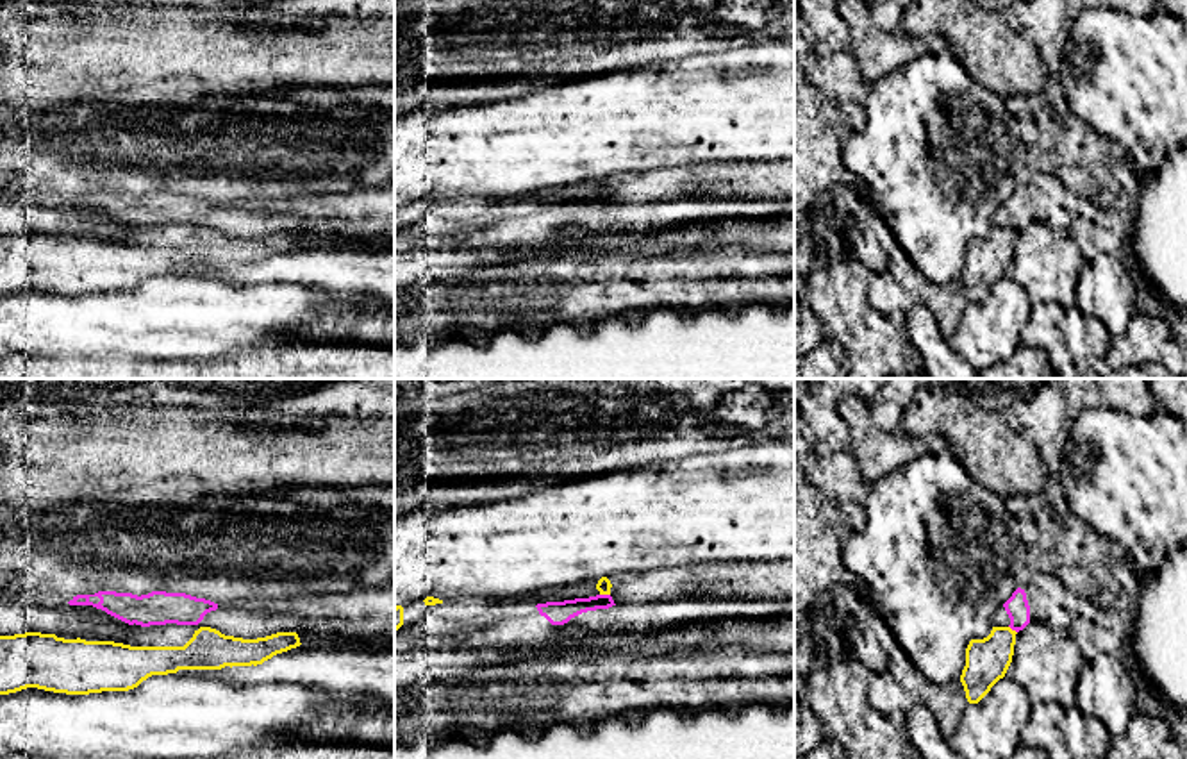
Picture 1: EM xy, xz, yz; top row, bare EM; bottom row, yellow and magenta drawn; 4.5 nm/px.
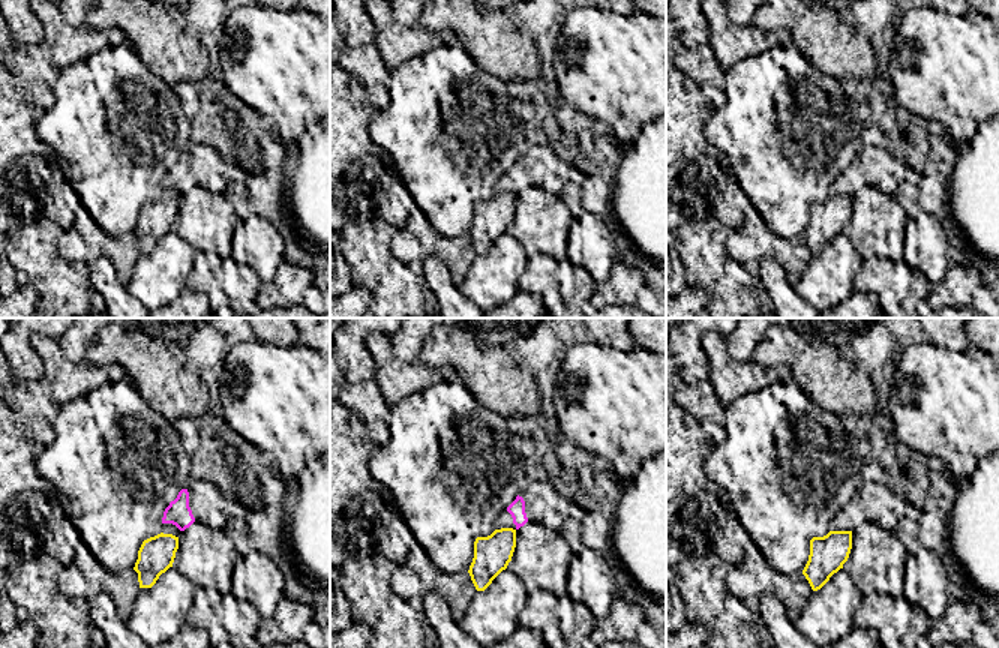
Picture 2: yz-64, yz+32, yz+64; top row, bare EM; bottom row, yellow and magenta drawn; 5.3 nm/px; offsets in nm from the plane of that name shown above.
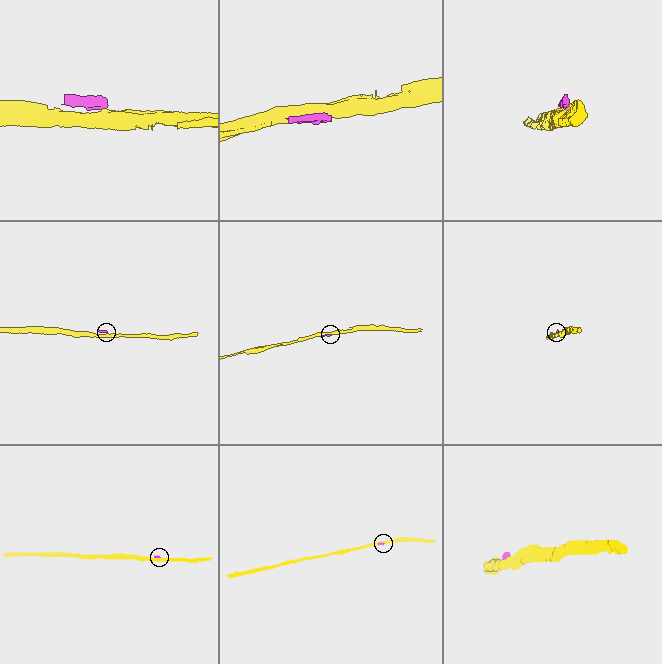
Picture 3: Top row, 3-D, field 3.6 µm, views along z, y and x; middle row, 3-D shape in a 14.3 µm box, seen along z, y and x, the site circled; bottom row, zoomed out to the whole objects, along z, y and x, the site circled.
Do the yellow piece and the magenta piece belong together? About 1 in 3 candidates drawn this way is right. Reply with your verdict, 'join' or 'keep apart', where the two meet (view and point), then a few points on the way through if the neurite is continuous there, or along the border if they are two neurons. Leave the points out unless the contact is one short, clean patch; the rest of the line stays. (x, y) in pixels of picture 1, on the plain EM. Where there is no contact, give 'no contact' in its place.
keep apart; meets yellow in xz at (605, 193); border along xz (600, 193), (609, 195)

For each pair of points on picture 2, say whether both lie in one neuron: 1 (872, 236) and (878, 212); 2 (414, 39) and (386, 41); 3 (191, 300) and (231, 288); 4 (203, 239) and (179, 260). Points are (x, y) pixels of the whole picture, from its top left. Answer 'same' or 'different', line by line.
1: same
2: same
3: different
4: different

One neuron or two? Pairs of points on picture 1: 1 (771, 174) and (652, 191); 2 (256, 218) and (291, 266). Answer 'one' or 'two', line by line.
1: one
2: two

